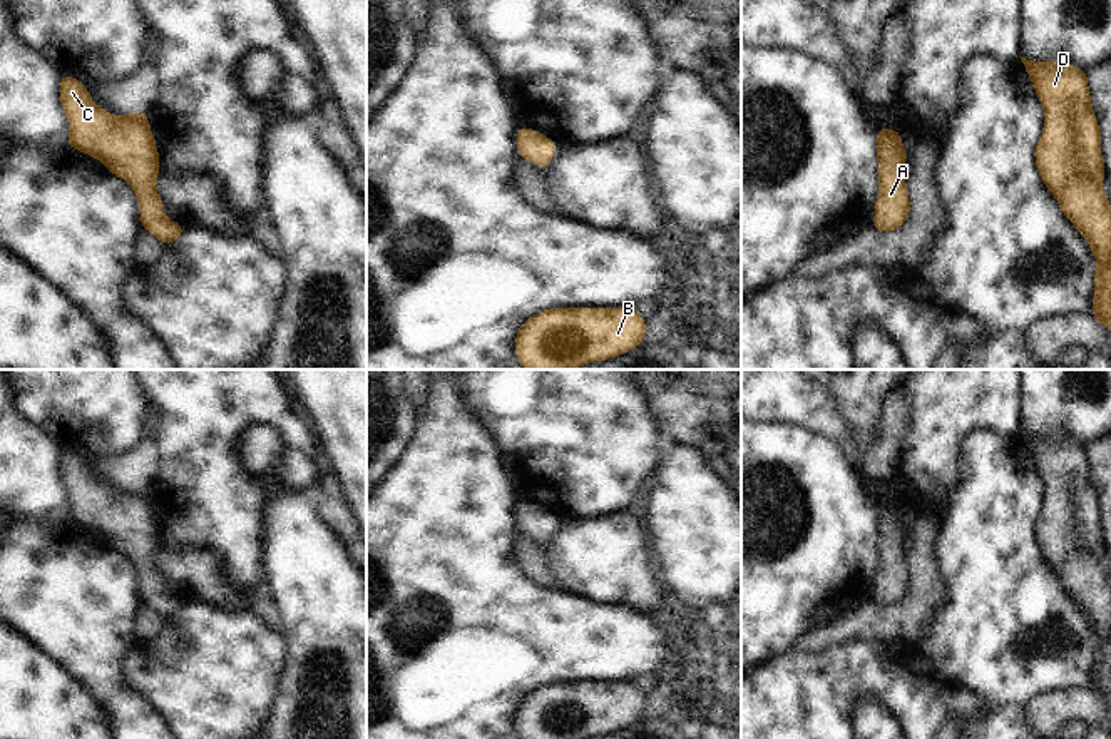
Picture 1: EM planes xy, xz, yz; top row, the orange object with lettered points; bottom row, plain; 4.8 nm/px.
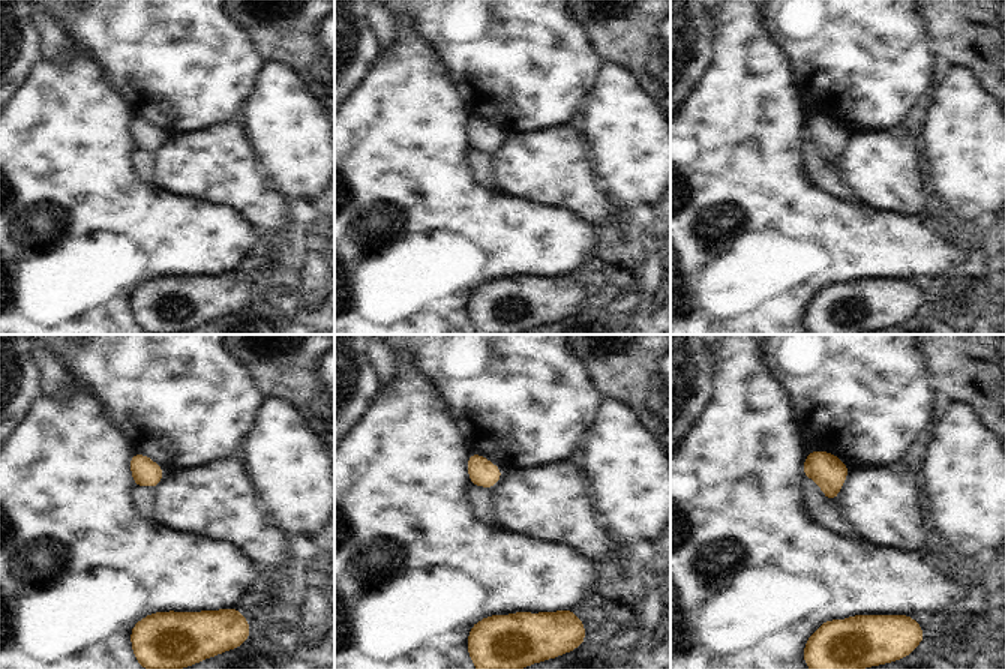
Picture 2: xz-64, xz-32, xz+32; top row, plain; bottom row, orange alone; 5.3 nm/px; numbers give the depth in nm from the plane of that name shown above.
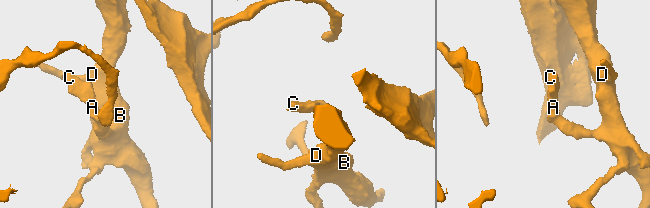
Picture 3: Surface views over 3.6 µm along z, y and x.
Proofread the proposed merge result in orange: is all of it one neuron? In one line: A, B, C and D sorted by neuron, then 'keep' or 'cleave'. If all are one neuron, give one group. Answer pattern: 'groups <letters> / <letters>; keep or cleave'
groups A B C D; keep

